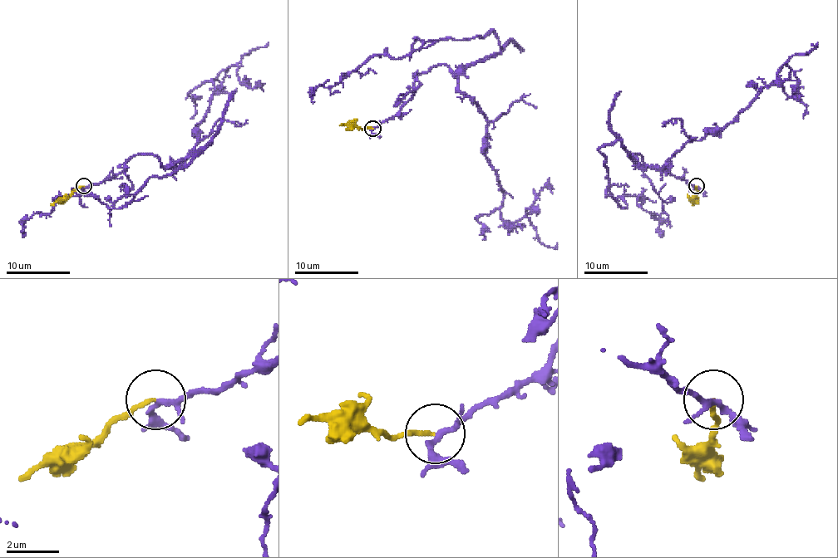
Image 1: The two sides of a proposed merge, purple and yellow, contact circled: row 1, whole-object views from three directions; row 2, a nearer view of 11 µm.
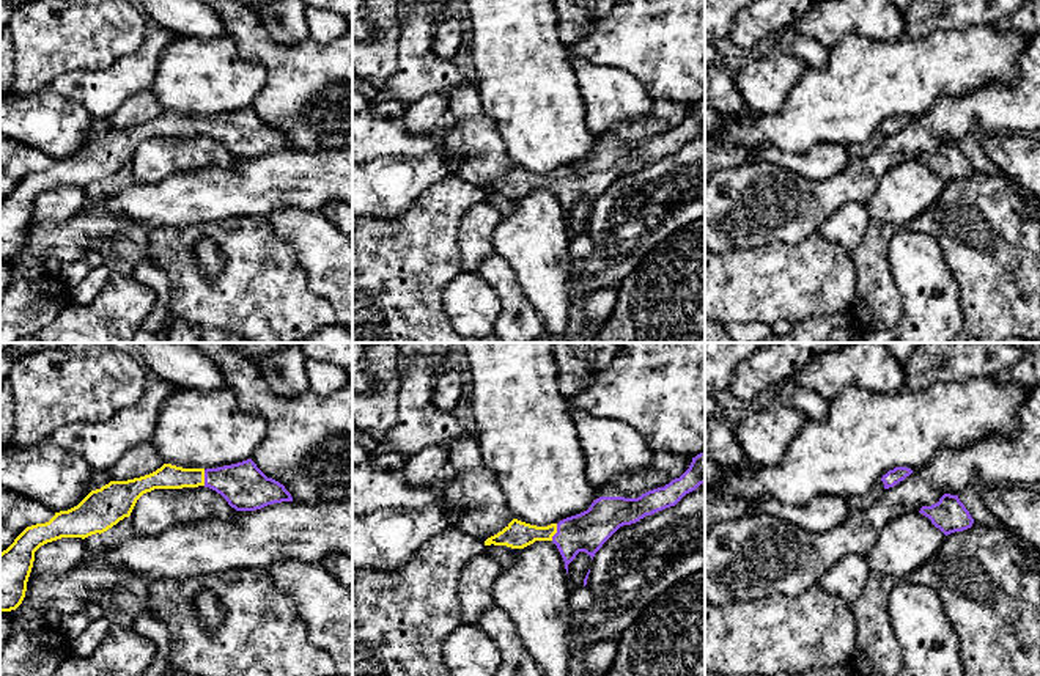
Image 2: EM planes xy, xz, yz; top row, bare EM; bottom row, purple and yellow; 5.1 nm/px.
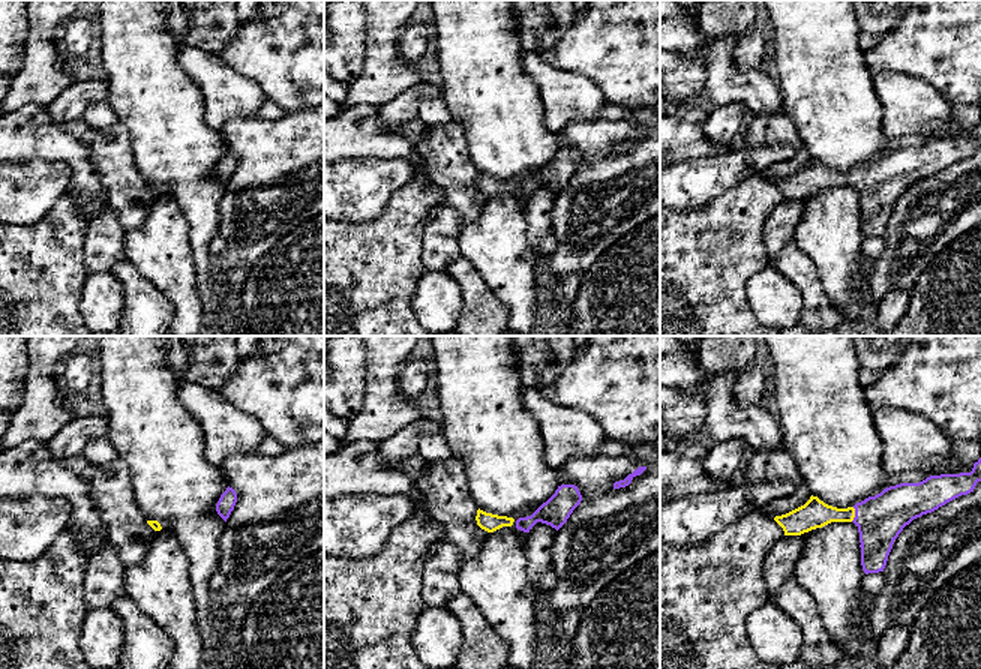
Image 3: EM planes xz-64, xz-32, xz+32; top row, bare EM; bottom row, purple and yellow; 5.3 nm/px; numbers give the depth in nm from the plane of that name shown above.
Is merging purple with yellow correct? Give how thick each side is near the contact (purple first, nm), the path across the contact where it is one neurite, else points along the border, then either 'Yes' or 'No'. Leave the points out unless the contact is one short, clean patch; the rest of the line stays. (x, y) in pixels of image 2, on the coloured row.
Thickness 200 nm (purple) against 140 nm. Path across: xz (587, 532), (557, 532), (518, 535). Yes

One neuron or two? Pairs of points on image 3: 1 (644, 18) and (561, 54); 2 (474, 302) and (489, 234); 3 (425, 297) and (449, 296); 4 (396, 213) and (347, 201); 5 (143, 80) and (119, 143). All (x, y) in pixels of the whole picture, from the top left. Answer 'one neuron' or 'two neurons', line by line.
1: one neuron
2: two neurons
3: one neuron
4: two neurons
5: two neurons

